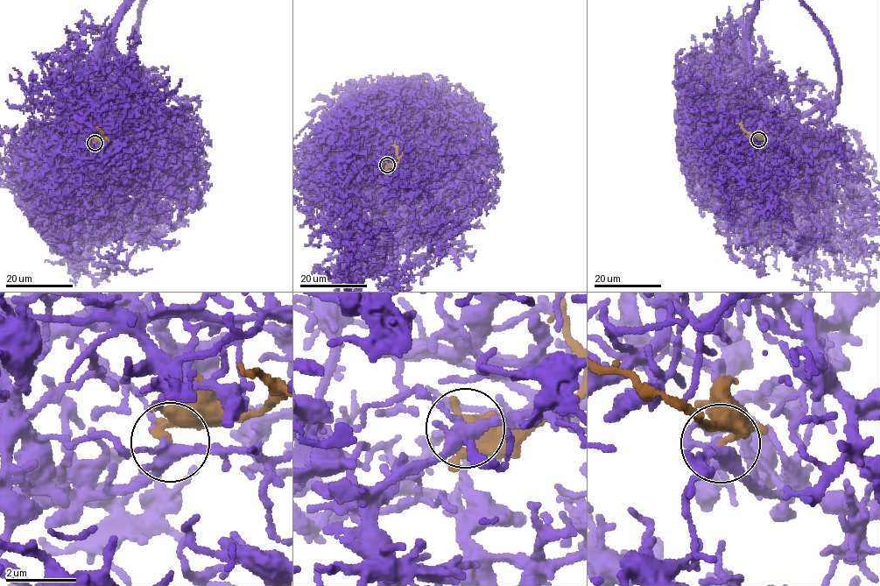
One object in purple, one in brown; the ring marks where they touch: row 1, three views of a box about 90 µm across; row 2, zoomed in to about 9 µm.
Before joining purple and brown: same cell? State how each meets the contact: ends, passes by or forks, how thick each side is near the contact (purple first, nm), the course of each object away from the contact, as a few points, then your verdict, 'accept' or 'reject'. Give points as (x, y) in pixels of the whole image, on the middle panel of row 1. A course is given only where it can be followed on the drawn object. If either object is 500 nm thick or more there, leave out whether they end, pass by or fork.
purple forks there; brown passes by; 320 nm thick on the purple side, 140 nm on the other; brown runs (387, 165), (395, 164), (398, 160), (397, 149), (390, 145); reject

